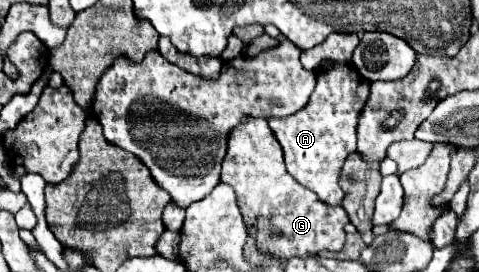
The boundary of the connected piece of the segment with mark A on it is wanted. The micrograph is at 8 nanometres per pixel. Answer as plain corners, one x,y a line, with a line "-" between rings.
331,62
317,74
315,90
301,112
269,120
269,128
283,148
289,174
301,182
301,186
313,190
319,200
329,206
341,206
343,190
339,188
339,174
345,158
357,148
355,126
367,98
369,80
357,74
347,62

